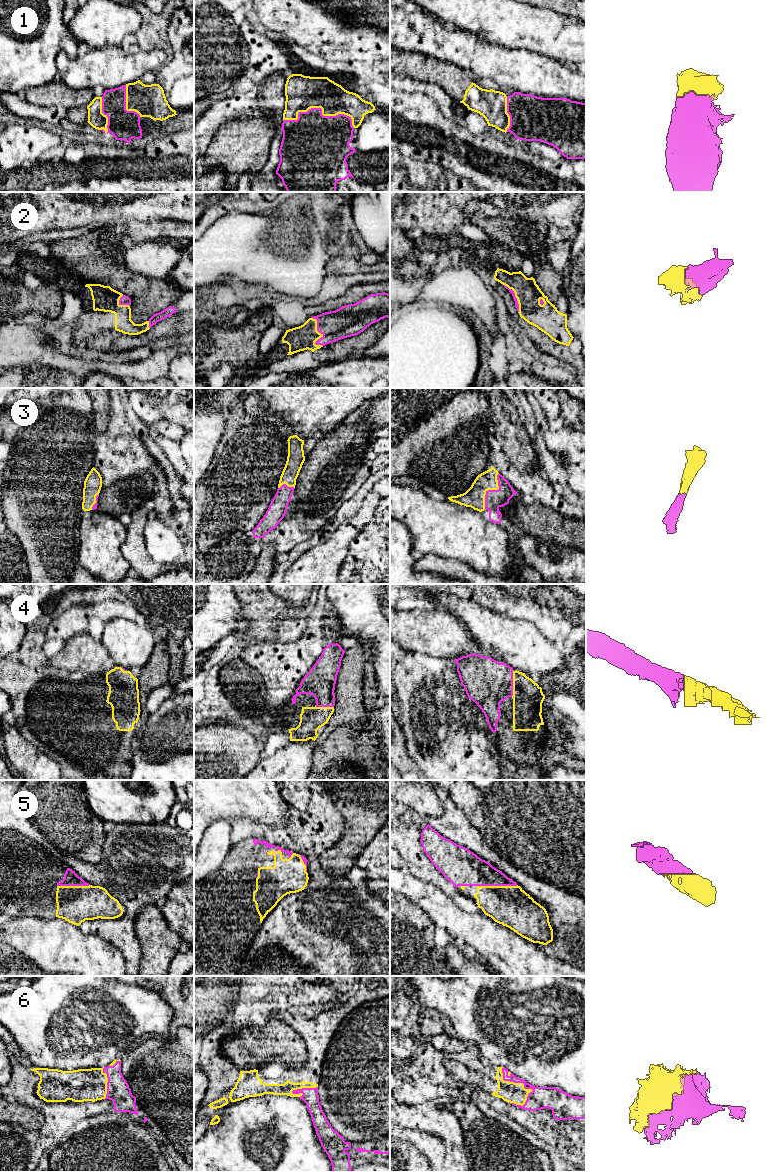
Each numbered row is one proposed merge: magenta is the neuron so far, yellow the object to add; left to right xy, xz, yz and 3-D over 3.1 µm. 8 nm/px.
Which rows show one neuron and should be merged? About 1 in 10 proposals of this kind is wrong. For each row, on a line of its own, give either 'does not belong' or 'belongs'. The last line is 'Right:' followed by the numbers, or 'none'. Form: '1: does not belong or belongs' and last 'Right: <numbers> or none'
1: belongs
2: belongs
3: belongs
4: belongs
5: belongs
6: belongs
Right: 1, 2, 3, 4, 5, 6

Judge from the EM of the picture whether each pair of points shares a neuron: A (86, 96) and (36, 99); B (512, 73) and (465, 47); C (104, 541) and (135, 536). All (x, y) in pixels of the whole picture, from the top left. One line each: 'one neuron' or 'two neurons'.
A: one neuron
B: one neuron
C: two neurons

